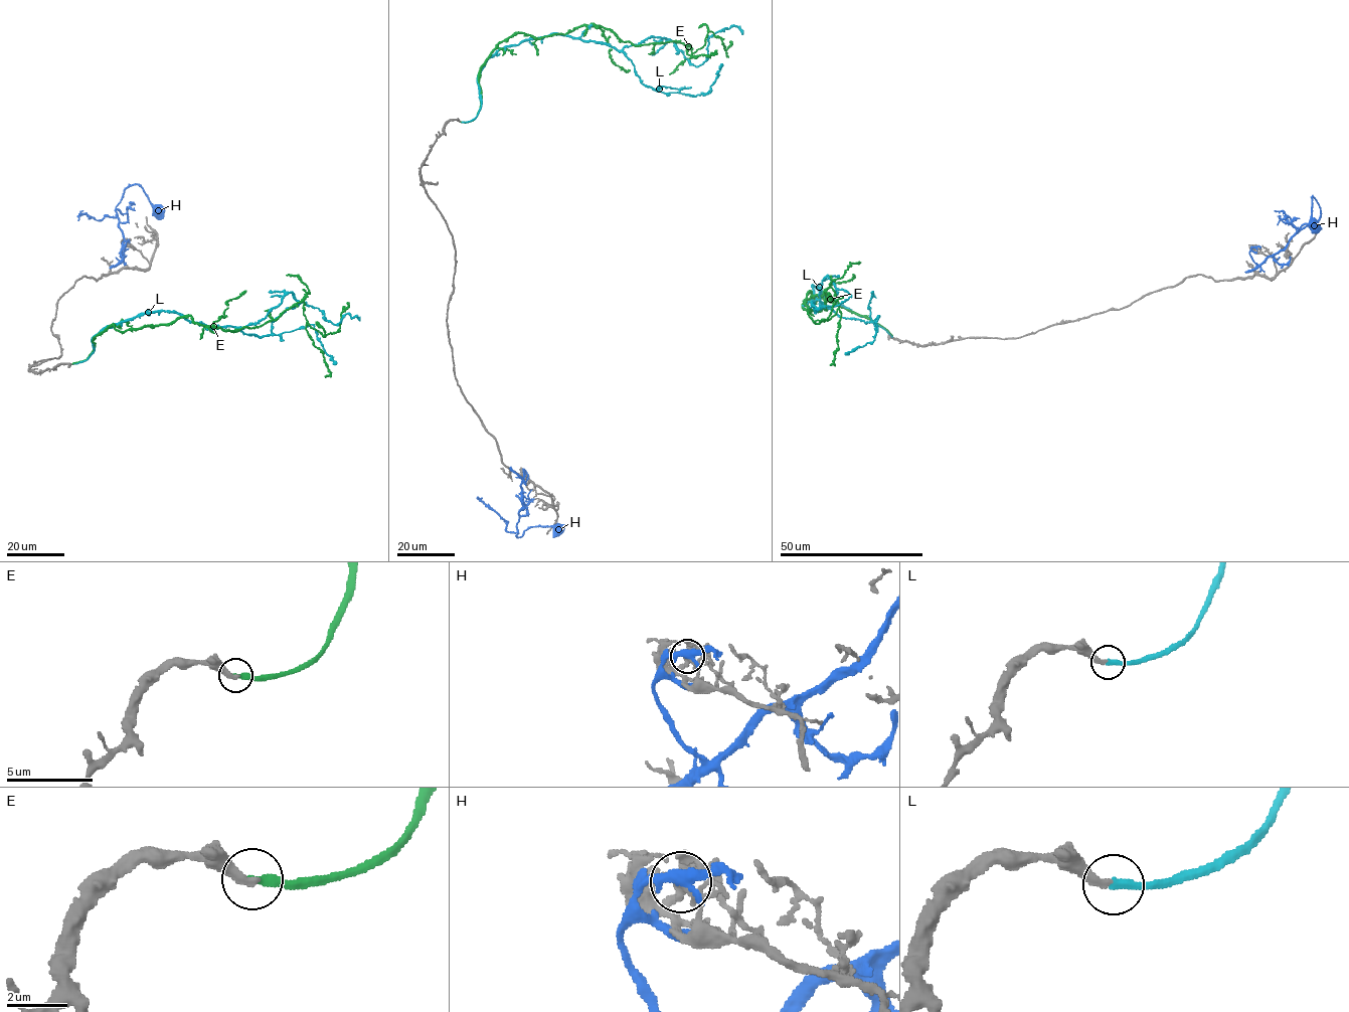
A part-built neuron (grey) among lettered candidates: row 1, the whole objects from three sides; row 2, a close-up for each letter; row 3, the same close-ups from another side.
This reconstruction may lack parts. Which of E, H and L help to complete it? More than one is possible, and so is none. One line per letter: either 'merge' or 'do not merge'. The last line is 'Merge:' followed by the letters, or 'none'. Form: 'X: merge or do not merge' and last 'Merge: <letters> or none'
E: do not merge
H: do not merge
L: merge
Merge: L

